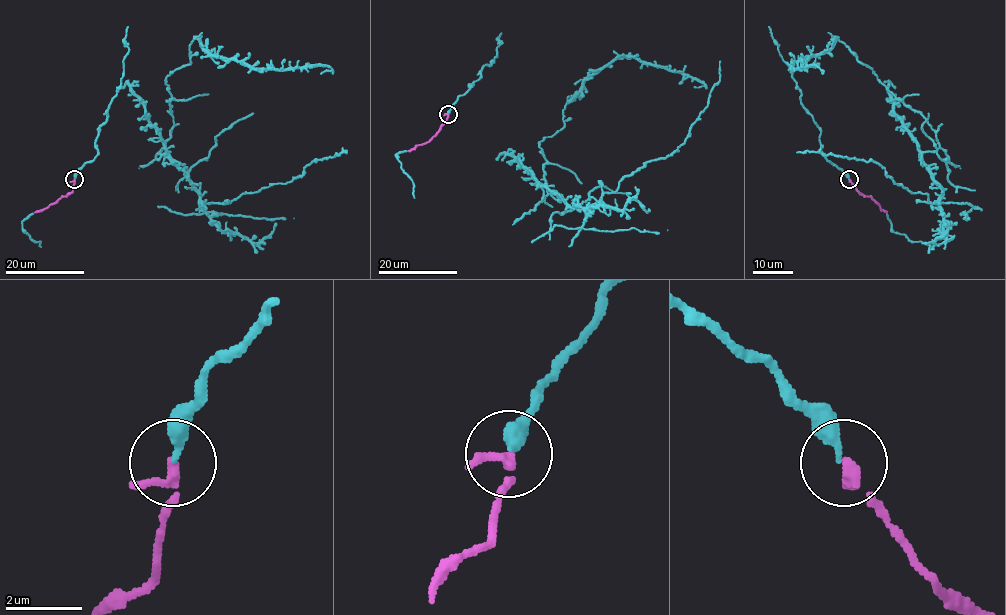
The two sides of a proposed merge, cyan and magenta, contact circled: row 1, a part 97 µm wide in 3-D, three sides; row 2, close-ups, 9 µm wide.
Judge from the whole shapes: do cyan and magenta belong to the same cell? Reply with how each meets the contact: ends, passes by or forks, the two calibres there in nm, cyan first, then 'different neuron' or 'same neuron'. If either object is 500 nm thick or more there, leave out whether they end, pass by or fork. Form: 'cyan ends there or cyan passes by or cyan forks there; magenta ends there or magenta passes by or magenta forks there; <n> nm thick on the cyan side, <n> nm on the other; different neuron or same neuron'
cyan ends there; magenta passes by; 280 nm thick on the cyan side, 200 nm on the other; same neuron

